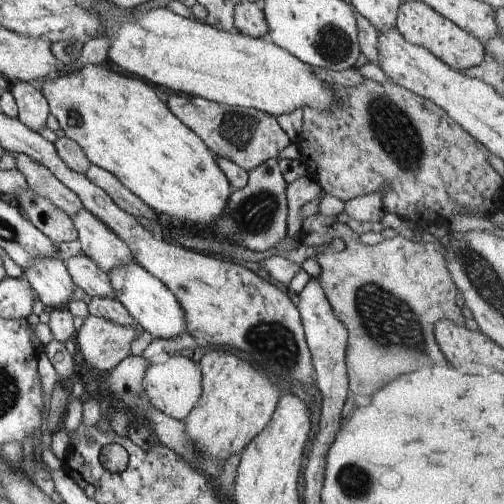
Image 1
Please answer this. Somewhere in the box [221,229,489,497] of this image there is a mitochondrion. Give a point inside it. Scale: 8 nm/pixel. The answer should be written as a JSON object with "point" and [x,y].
{"point":[385,320]}

